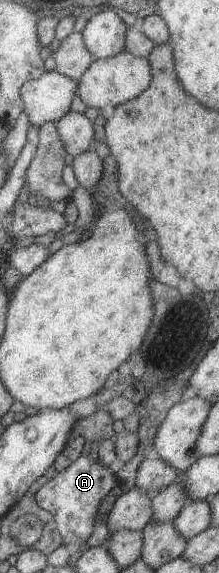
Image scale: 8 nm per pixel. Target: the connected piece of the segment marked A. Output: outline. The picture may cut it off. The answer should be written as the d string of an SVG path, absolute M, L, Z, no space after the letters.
M80 454L69 467L65 467L63 471L59 471L59 473L52 479L49 479L47 483L43 483L43 486L35 493L34 499L40 509L47 511L53 517L62 543L73 551L83 545L91 535L97 507L99 507L101 499L103 499L115 485L117 485L117 479L115 479L115 475L108 469L107 465L103 465L99 459L94 458L91 454Z

